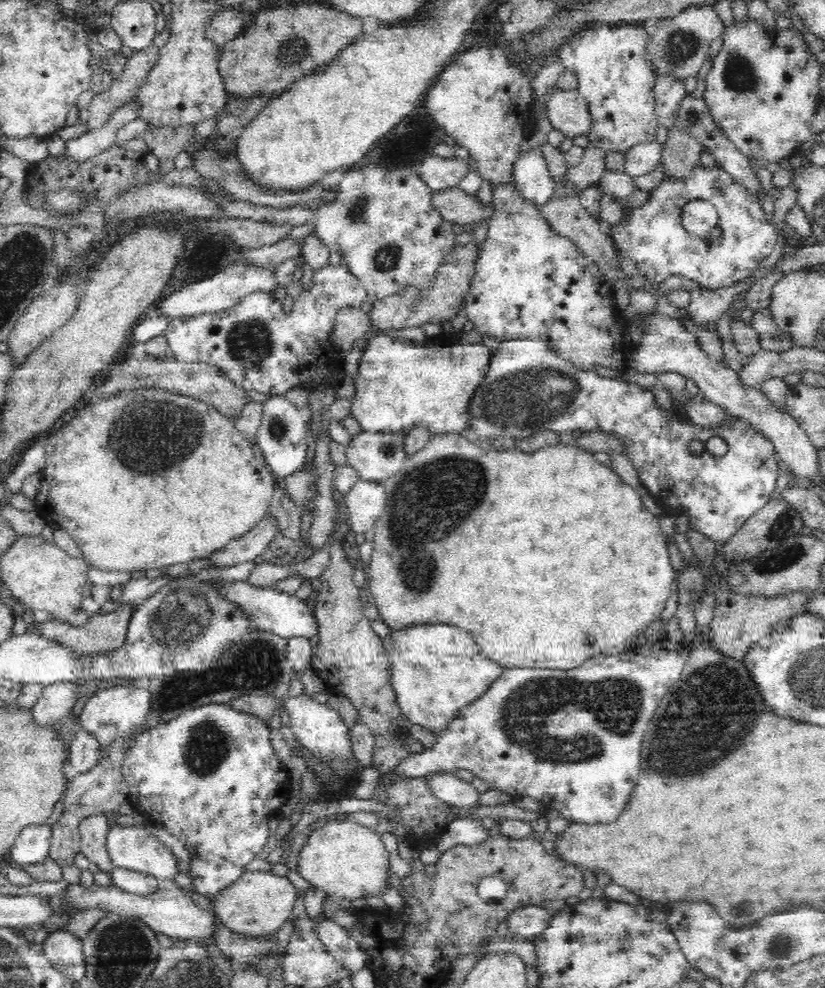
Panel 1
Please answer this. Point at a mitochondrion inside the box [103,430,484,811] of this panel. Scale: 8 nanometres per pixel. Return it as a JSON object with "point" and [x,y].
{"point":[253,666]}

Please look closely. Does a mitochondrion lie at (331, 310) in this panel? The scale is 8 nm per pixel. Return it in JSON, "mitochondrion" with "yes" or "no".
{"mitochondrion":"no"}

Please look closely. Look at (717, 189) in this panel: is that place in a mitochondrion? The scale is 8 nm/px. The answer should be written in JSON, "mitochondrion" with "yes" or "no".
{"mitochondrion":"yes"}

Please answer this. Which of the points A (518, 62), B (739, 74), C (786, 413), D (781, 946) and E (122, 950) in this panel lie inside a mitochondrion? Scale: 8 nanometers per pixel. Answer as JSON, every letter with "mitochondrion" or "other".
{"A":"other","B":"mitochondrion","C":"other","D":"mitochondrion","E":"mitochondrion"}

